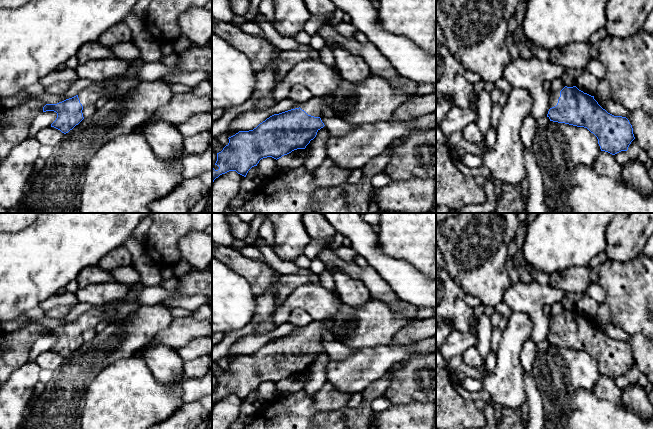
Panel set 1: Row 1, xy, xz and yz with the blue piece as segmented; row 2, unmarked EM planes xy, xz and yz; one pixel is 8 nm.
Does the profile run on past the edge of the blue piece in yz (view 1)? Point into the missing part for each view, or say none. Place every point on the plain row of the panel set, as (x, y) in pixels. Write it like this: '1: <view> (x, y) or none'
1: yz (553, 321)

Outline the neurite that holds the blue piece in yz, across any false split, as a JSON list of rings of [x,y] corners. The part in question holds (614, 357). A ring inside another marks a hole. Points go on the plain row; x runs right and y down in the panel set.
[[[565,310],[560,316],[547,317],[550,345],[587,352],[597,363],[601,375],[615,379],[627,375],[635,363],[626,341],[614,340],[591,320],[576,310]]]

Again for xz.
[[[332,319],[312,320],[307,325],[300,328],[299,332],[291,333],[279,338],[274,338],[260,347],[256,352],[249,355],[239,355],[229,361],[229,367],[223,374],[217,377],[215,389],[219,391],[215,394],[212,391],[212,408],[216,402],[229,395],[236,395],[246,401],[248,395],[257,390],[263,382],[272,381],[279,383],[284,379],[297,373],[305,373],[313,364],[317,356],[325,349],[320,340],[325,333],[331,333],[334,329]]]

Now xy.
[[[140,281],[134,283],[132,290],[124,300],[99,304],[97,308],[83,313],[72,322],[57,328],[46,328],[43,331],[43,336],[54,335],[57,337],[57,342],[51,348],[51,351],[60,354],[64,358],[68,357],[84,343],[82,334],[85,330],[99,328],[102,321],[114,322],[117,315],[117,306],[124,301],[134,301],[144,288]]]

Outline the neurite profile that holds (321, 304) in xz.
[[[315,282],[299,286],[281,304],[291,310],[301,308],[313,320],[332,319],[343,305],[339,295]]]

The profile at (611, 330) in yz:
[[[610,322],[605,326],[598,326],[598,328],[608,337],[614,340],[622,340],[627,342],[629,338],[629,335],[625,331],[623,331],[620,327],[615,325],[613,322]]]

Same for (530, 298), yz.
[[[535,281],[511,282],[504,292],[503,301],[513,312],[524,312],[530,316],[533,322],[530,338],[537,345],[547,340],[550,333],[549,321],[543,313],[543,306],[559,302],[565,293],[560,288]]]

